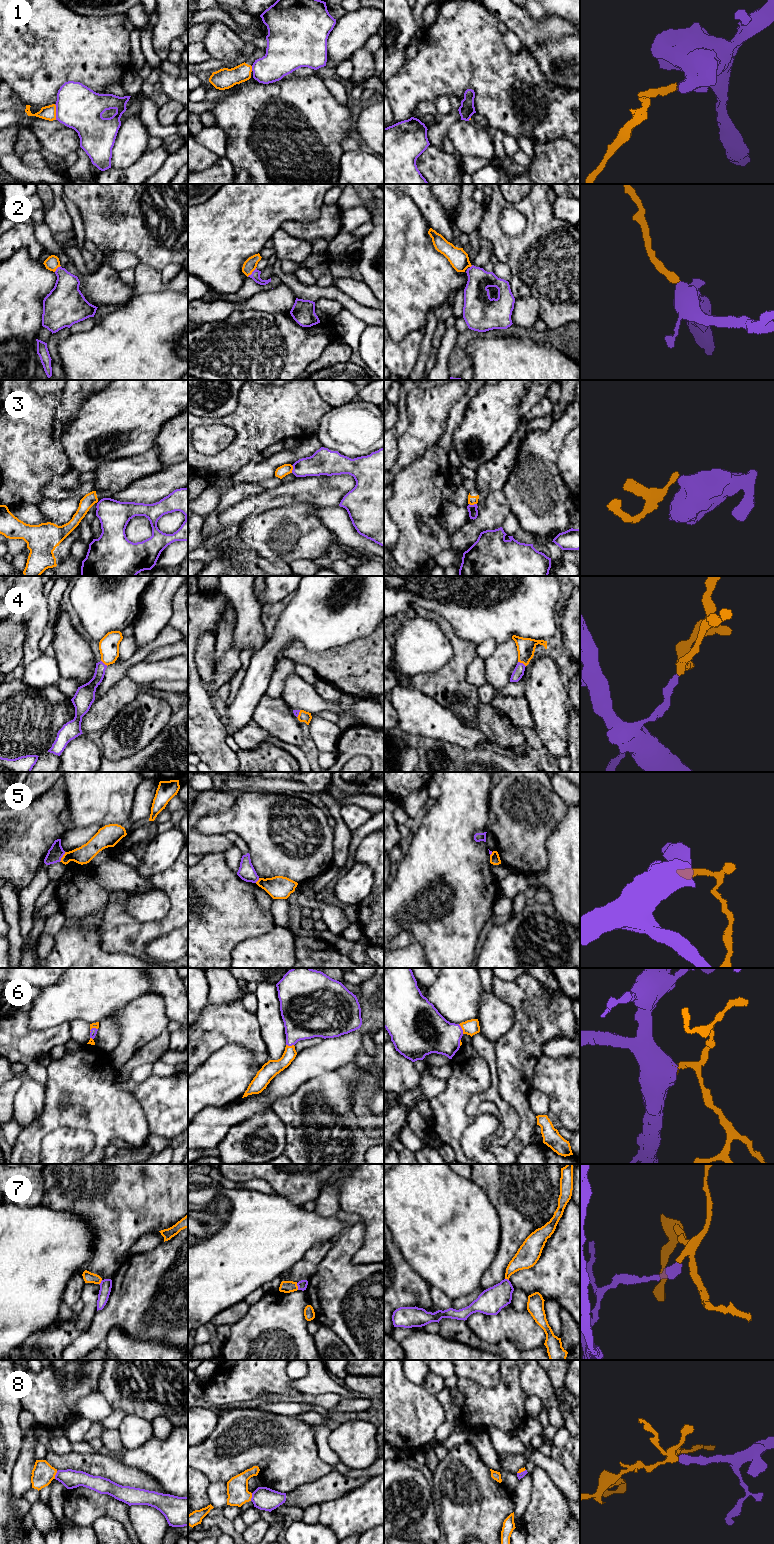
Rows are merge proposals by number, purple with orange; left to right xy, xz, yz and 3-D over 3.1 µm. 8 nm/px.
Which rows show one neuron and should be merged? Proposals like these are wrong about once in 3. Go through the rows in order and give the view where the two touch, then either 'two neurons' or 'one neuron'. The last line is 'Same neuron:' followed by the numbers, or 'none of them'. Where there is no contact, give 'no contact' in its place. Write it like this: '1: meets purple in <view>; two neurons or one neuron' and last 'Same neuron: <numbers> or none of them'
1: meets purple in xy; two neurons
2: meets purple in xz; one neuron
3: meets purple in xz; two neurons
4: meets purple in yz; one neuron
5: meets purple in xy; two neurons
6: meets purple in yz; one neuron
7: meets purple in xz; two neurons
8: meets purple in xy; one neuron
Same neuron: 2, 4, 6, 8

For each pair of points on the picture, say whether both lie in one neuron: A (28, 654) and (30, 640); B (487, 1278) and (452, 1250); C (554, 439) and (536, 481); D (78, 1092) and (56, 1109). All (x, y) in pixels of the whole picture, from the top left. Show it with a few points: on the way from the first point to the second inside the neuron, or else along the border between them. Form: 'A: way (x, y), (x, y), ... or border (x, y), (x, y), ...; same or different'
A: way (30, 651), (30, 643); same
B: border (496, 1255), (492, 1264), (484, 1272), (478, 1287); different
C: way (544, 449), (538, 455), (536, 471); same
D: way (78, 1099), (68, 1109), (63, 1109); same

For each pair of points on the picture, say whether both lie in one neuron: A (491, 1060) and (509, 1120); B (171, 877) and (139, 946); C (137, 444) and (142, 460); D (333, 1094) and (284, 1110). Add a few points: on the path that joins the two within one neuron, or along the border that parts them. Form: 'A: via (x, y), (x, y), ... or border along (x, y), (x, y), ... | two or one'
A: via (494, 1075), (494, 1096), (502, 1105) | one
B: via (176, 895), (176, 912), (160, 928), (156, 929) | one
C: border along (154, 447), (138, 454), (117, 459) | two
D: via (321, 1089), (312, 1088), (305, 1090), (295, 1100) | one

